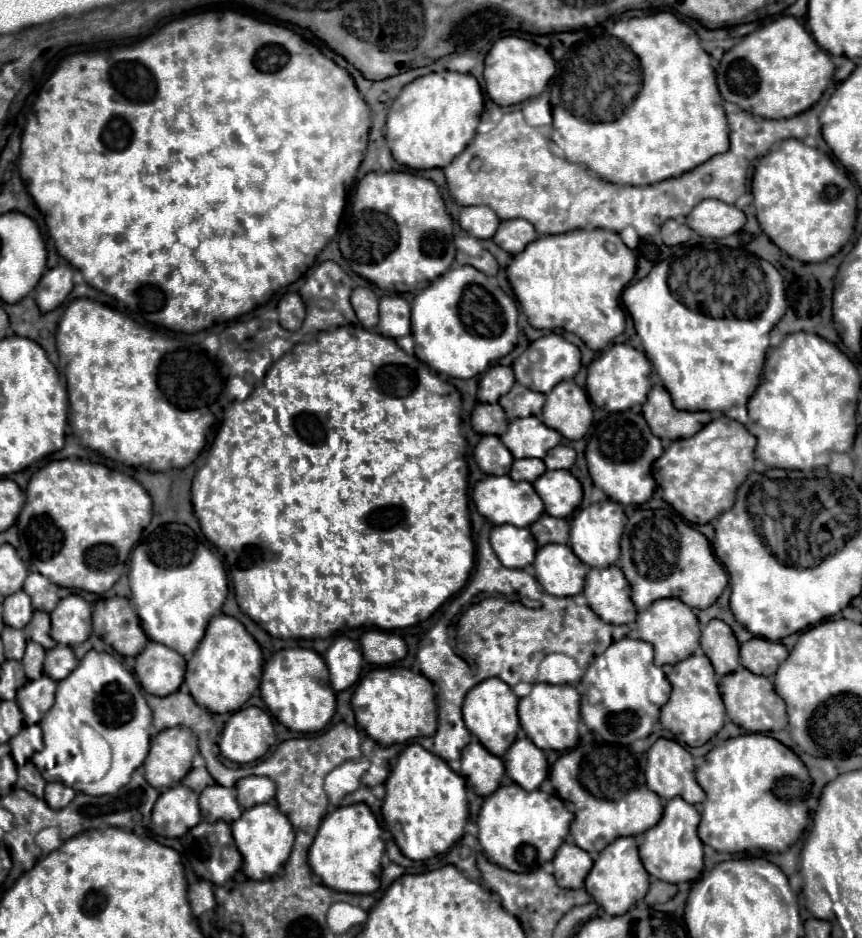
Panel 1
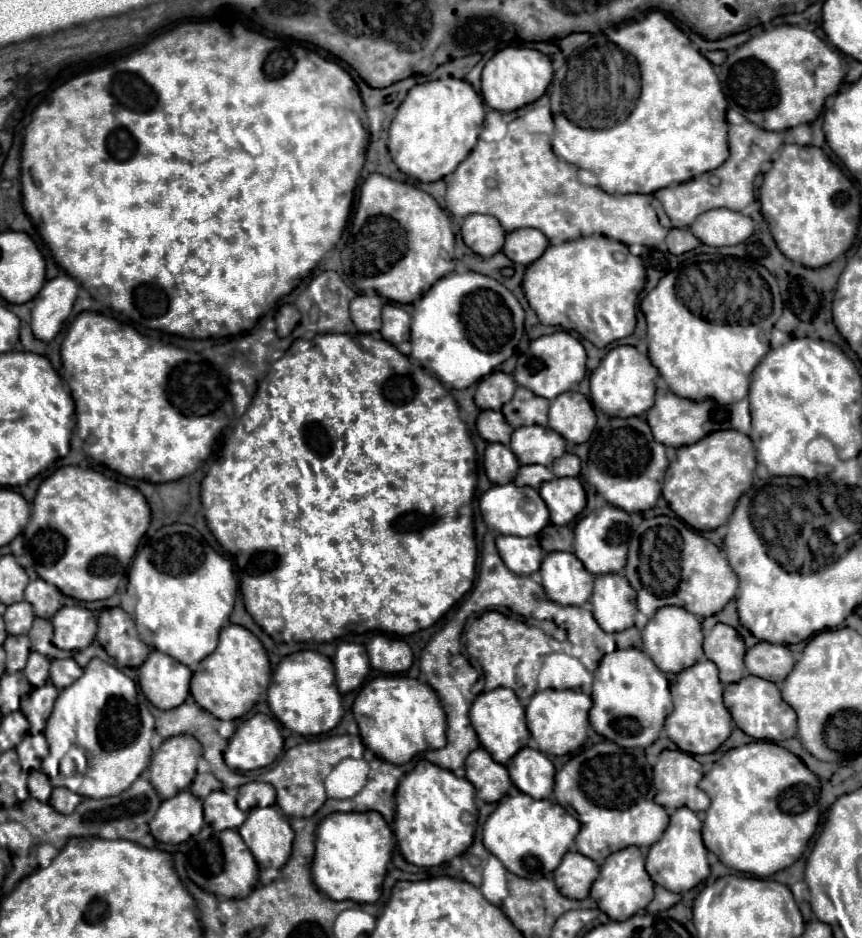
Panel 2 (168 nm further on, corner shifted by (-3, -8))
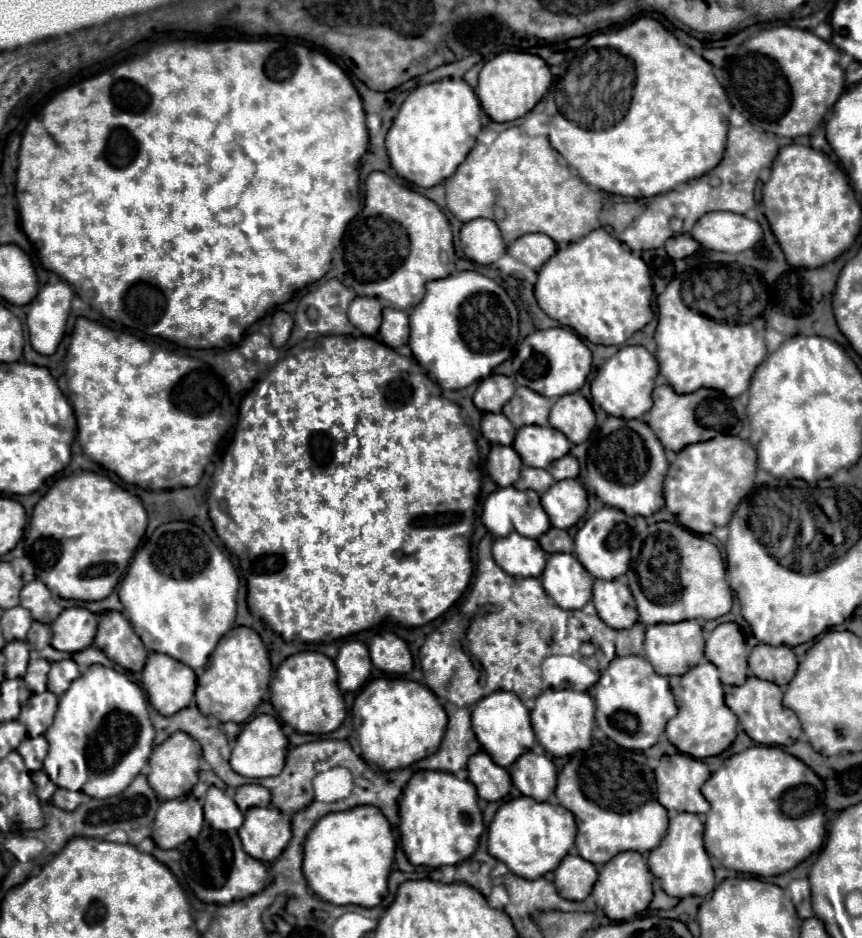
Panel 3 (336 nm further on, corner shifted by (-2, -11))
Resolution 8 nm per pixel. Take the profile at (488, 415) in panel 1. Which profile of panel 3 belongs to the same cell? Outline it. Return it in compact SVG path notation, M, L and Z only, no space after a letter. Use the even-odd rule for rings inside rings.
M484 413L480 429L490 443L498 443L498 445L512 445L516 435L514 425L502 413Z

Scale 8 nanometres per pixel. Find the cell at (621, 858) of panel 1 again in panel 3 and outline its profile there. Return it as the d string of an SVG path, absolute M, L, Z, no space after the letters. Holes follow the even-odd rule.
M624 851L612 857L600 871L598 881L592 889L592 897L596 905L606 913L612 921L630 921L638 913L642 913L652 901L652 873L648 871L646 859L636 851Z

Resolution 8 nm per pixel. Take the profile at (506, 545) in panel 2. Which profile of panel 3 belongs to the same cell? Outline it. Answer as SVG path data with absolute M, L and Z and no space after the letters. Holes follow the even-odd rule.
M518 533L496 539L492 555L496 557L496 563L514 577L540 577L546 565L546 553L540 549L538 541Z

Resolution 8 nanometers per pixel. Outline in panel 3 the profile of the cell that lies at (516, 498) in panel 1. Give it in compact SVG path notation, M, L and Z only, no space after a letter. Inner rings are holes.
M502 487L490 493L482 505L482 523L496 537L506 537L510 531L518 531L522 537L540 537L550 529L550 519L540 505L536 491L518 491L514 487Z

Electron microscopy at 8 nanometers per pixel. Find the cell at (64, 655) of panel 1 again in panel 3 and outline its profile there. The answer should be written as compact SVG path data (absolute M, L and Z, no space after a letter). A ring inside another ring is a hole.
M72 659L56 661L48 673L48 691L62 695L76 677L80 677L80 669Z

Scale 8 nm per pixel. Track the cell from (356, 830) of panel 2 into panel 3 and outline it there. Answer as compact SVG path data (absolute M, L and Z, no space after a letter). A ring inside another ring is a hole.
M360 805L342 813L324 815L308 833L304 843L304 863L302 871L310 885L310 889L328 903L334 905L360 905L360 907L376 907L388 893L388 875L394 861L394 835L390 823L380 813L380 809L372 805Z

